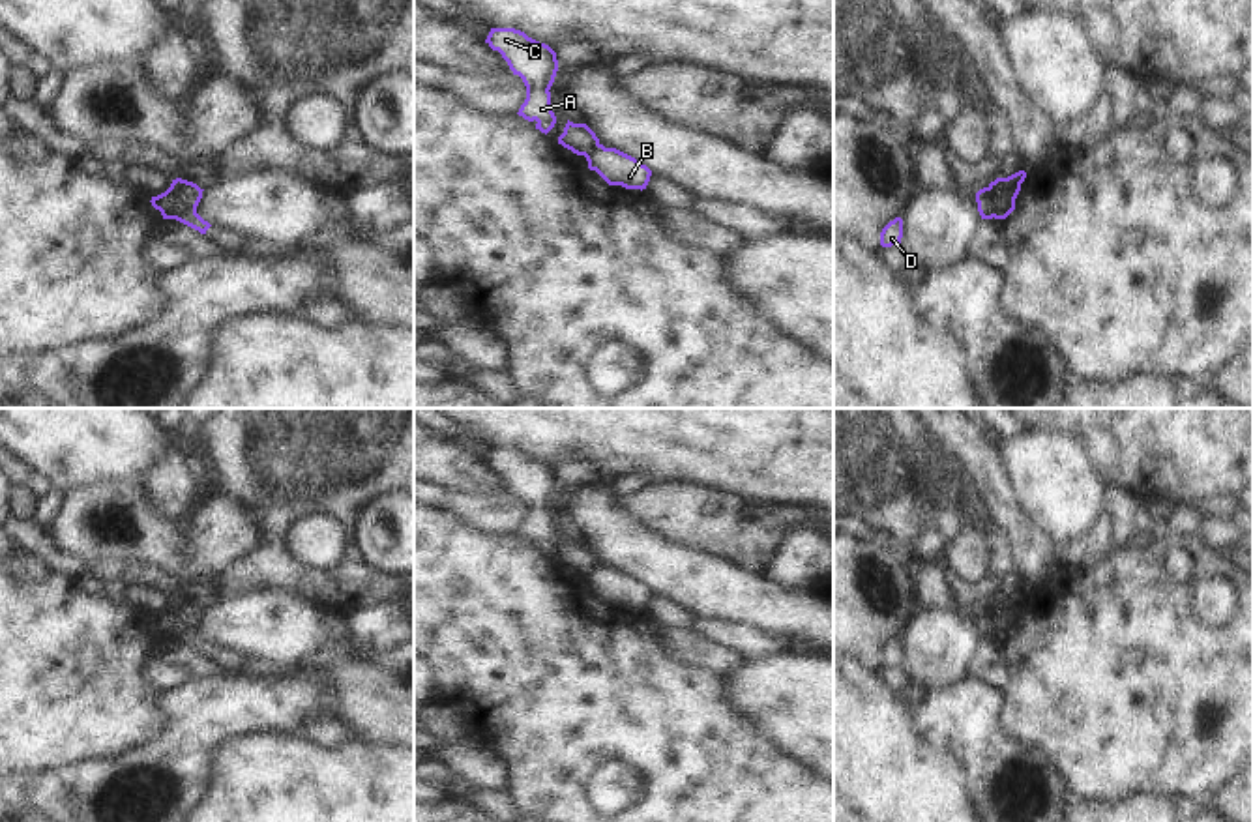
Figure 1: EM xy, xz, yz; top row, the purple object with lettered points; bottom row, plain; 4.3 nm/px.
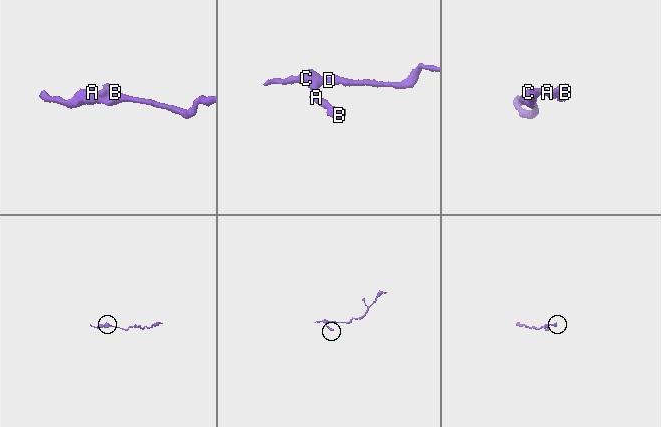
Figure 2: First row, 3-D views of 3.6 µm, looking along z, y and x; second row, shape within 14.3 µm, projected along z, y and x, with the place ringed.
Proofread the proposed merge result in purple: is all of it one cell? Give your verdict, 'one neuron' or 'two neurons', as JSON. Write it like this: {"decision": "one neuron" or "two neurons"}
{"decision": "two neurons"}

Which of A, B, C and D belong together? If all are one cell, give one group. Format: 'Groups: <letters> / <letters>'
Groups: A C D / B.

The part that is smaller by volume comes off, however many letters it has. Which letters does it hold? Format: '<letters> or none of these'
B.

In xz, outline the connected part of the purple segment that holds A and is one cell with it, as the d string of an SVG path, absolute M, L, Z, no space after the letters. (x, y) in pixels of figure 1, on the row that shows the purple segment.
M491 28L485 43L502 54L526 86L526 99L517 114L536 120L536 129L547 135L556 124L549 92L558 71L556 52L515 28Z

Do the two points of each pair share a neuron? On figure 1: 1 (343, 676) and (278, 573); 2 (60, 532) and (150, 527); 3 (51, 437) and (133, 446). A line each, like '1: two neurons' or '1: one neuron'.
1: two neurons
2: one neuron
3: one neuron

